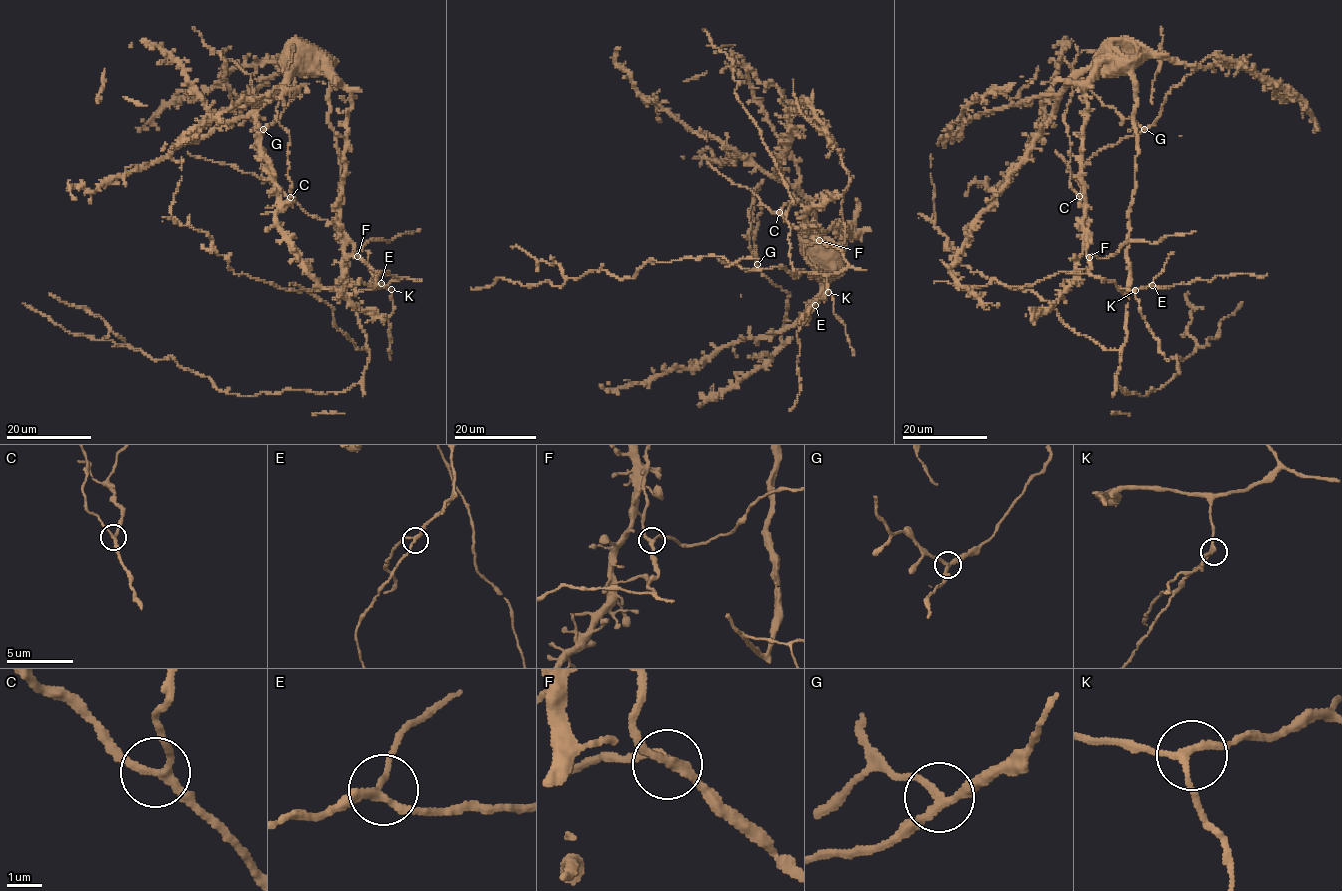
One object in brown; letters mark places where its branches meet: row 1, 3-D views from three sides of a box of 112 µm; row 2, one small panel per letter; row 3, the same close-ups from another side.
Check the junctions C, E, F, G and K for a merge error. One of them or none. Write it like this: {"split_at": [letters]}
{"split_at": ["G"]}

